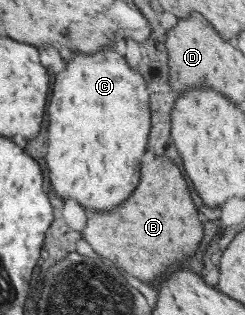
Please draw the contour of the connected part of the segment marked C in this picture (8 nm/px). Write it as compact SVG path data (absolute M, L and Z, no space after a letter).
M104 47L93 55L75 55L55 79L47 115L48 152L45 159L55 193L62 200L68 197L81 207L96 211L115 209L127 201L139 183L141 157L148 149L151 131L150 93L140 72L129 68L127 60L112 47Z

